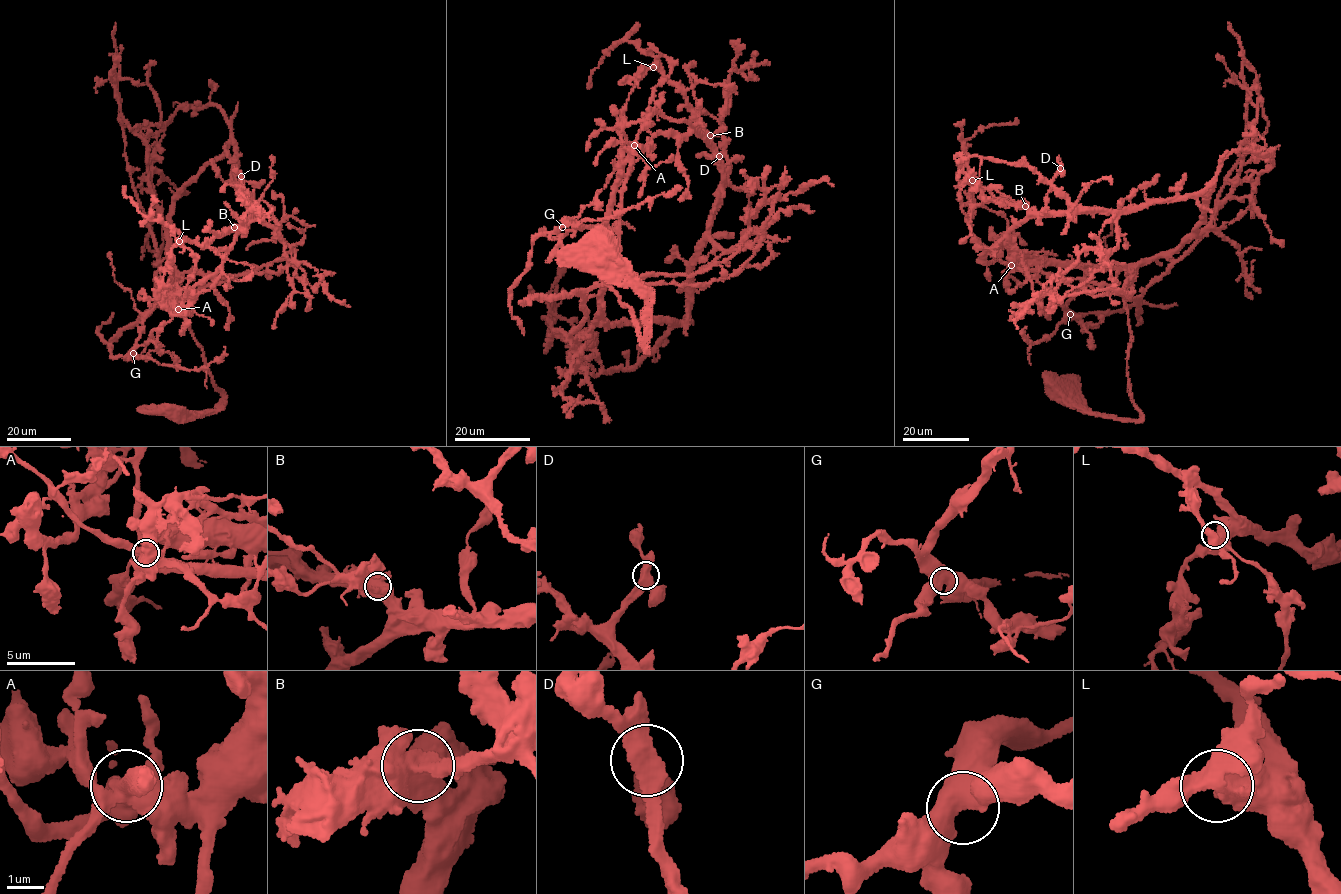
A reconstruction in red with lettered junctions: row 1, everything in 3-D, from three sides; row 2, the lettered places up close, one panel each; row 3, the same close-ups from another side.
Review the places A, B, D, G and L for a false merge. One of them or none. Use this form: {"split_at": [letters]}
{"split_at": ["A"]}

